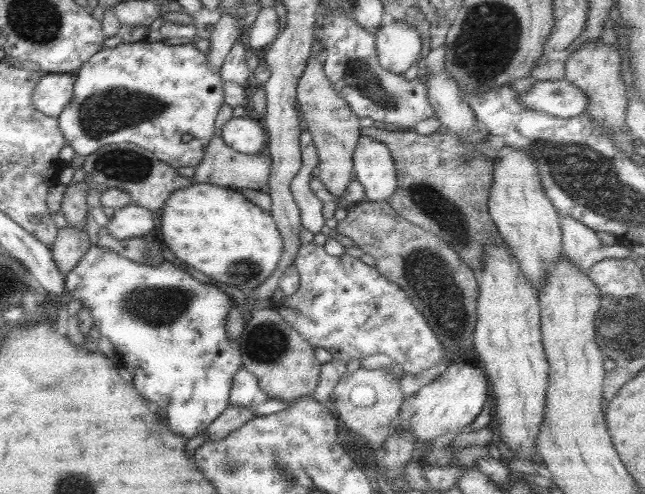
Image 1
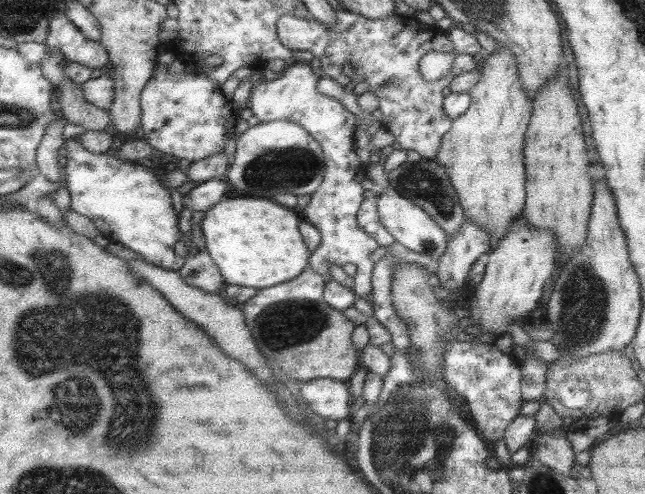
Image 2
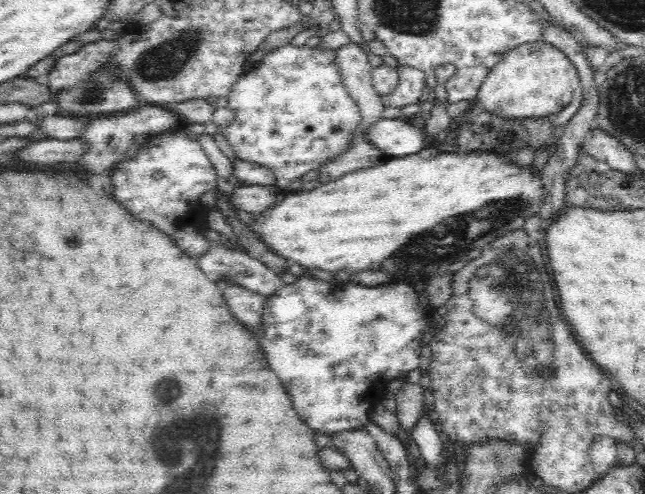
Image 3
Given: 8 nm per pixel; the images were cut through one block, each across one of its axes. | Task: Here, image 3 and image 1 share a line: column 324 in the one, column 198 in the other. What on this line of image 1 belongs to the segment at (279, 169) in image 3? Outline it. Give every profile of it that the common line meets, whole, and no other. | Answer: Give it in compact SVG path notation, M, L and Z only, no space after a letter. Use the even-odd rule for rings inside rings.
M141 40L132 43L119 43L112 48L101 48L93 56L90 56L81 66L72 74L74 77L72 86L71 100L67 103L63 110L56 116L57 124L63 138L66 140L66 144L71 147L75 156L87 156L94 150L97 150L100 146L105 144L117 144L120 142L126 142L134 144L139 148L148 150L161 162L172 166L174 169L183 166L195 166L201 159L209 142L209 139L213 136L214 118L216 117L217 110L221 104L222 99L222 80L217 72L214 72L213 68L206 61L206 53L199 51L192 42L186 41L158 41L149 43L146 40Z

